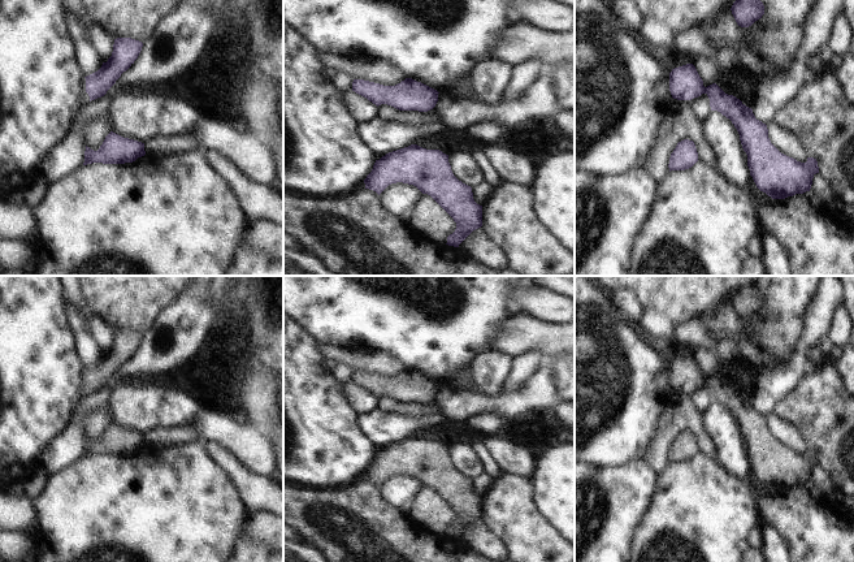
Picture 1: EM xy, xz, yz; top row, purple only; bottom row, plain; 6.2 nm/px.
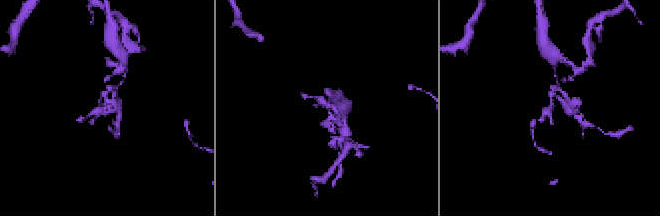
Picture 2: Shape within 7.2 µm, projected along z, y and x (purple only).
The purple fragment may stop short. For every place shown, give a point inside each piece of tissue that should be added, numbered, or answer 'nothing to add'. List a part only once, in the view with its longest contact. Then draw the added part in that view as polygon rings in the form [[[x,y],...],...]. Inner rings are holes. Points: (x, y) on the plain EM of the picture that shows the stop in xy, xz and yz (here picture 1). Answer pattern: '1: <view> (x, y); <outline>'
nothing to add

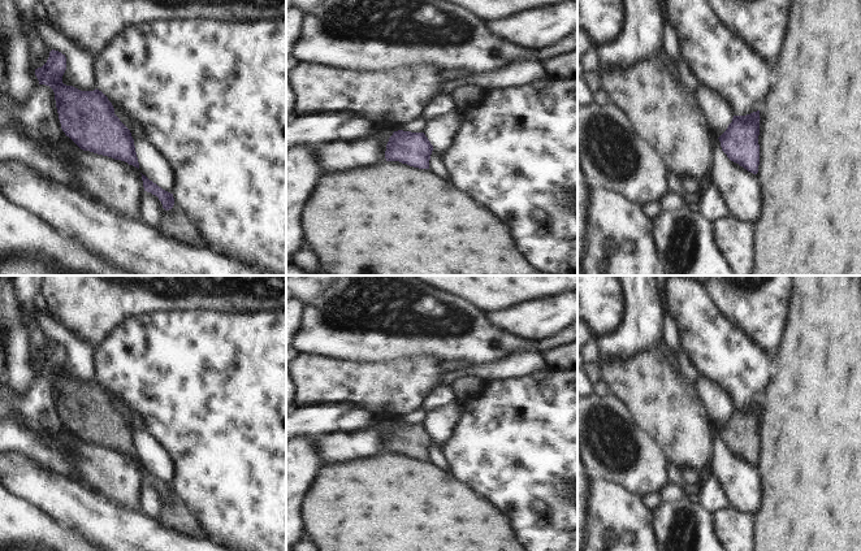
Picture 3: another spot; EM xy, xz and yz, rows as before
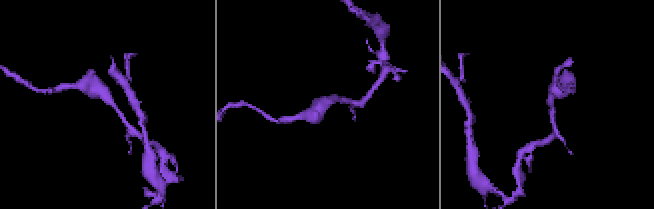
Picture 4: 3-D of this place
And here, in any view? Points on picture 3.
nothing to add

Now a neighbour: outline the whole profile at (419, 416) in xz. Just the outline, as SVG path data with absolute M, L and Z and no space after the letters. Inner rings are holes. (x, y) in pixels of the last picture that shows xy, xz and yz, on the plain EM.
M417 409L404 417L401 418L403 422L411 422L411 424L424 424L428 418L428 412L423 409Z

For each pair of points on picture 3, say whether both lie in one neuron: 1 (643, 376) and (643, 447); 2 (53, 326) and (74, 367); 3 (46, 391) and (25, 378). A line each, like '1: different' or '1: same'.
1: different
2: same
3: different

